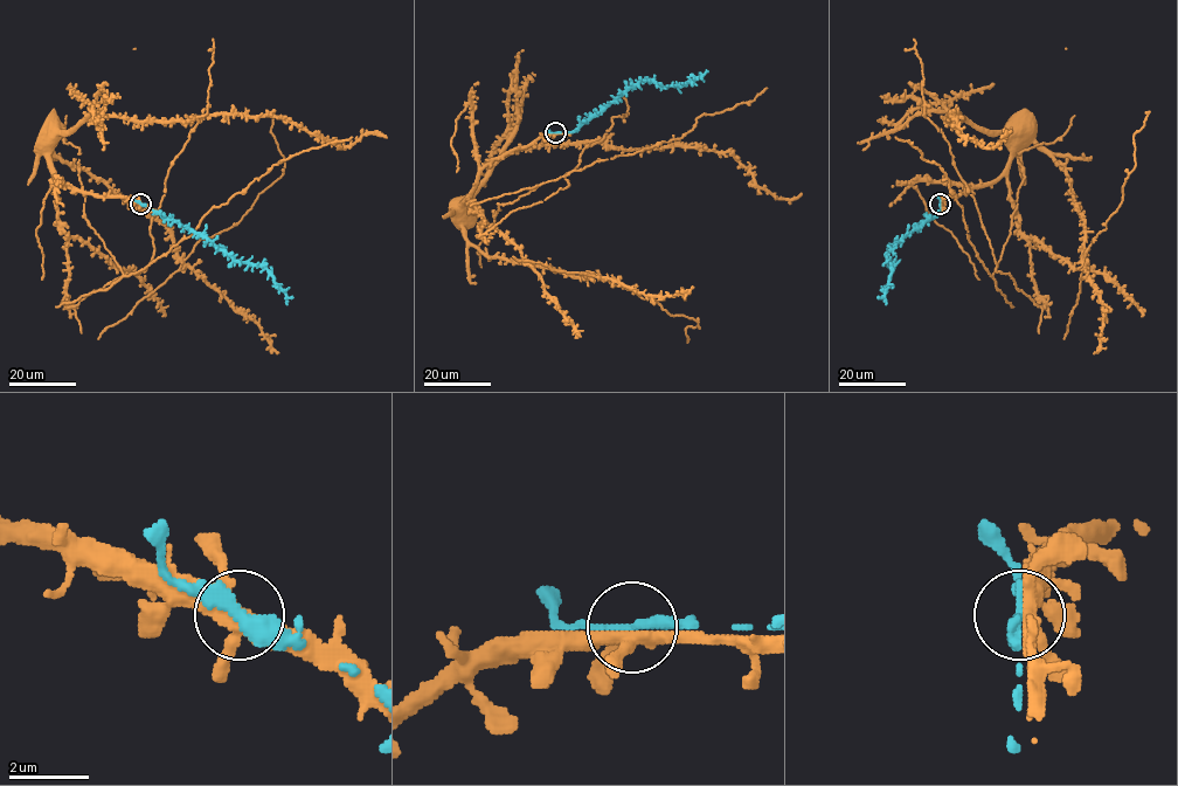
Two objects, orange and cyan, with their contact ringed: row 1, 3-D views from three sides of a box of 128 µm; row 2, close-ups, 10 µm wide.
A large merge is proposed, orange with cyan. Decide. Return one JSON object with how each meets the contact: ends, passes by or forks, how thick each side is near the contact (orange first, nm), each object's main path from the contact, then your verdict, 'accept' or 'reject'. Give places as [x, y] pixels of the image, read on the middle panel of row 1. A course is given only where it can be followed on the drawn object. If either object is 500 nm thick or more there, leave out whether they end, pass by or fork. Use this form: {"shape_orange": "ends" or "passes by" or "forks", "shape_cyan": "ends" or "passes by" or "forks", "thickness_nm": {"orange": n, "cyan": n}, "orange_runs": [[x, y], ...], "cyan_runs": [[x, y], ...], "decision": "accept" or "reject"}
{"shape_orange": "forks", "shape_cyan": "passes by", "thickness_nm": {"orange": 400, "cyan": 280}, "orange_runs": [[555, 133], [546, 133], [493, 158], [483, 169], [464, 201], [466, 204]], "cyan_runs": [[555, 132], [575, 131], [644, 80], [664, 87], [683, 84], [707, 70]], "decision": "accept"}

